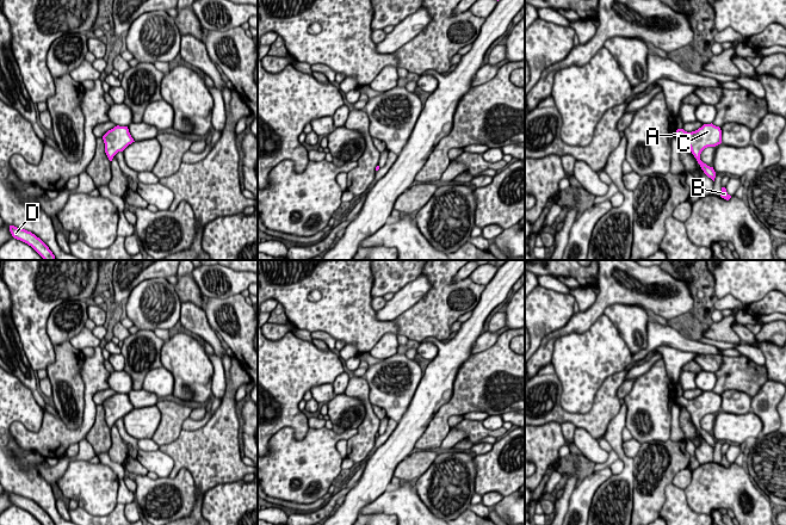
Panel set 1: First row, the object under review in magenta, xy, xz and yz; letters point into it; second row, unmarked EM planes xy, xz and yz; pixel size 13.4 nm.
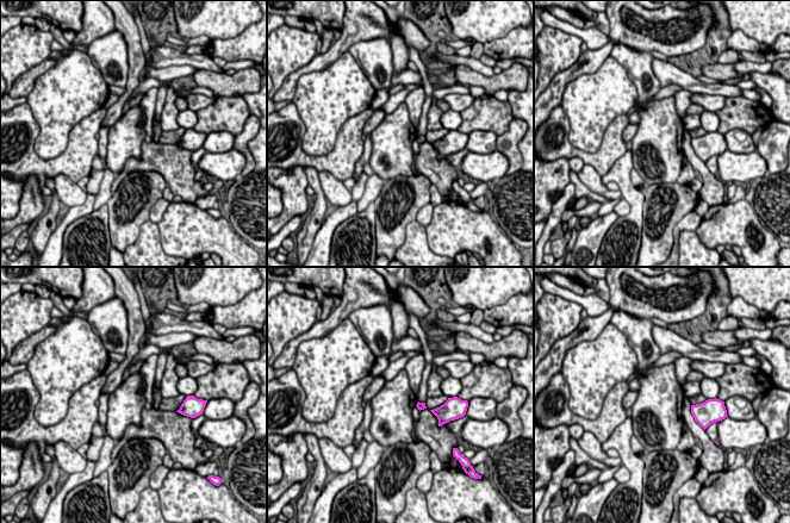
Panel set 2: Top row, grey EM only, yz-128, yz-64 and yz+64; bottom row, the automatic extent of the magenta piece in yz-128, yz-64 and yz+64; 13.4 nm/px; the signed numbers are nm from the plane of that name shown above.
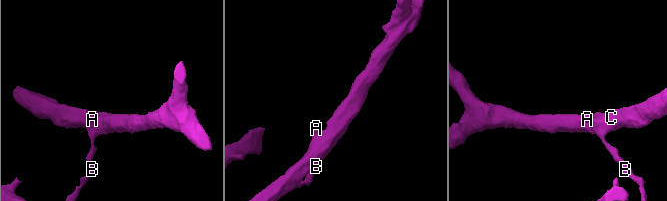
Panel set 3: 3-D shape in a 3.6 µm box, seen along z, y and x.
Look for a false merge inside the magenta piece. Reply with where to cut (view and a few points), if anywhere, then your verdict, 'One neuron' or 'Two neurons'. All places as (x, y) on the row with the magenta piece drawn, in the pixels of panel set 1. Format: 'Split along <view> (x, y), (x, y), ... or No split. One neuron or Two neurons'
Split along yz (700, 160), (698, 162). Two neurons

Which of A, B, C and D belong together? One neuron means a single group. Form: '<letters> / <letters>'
A C / B D

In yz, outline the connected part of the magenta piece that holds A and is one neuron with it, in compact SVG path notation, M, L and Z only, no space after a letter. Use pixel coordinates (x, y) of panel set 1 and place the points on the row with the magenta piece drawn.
M704 124L695 131L687 132L683 129L676 130L676 136L683 138L697 161L700 161L701 152L707 147L716 147L722 143L722 130L719 126Z

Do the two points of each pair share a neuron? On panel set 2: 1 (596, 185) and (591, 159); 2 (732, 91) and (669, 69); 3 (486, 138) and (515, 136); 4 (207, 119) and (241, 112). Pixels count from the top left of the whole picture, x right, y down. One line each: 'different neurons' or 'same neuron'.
1: different neurons
2: same neuron
3: different neurons
4: same neuron

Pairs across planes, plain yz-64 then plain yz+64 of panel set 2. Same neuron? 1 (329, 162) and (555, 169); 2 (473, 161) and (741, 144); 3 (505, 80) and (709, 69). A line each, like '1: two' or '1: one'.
1: two
2: two
3: one

